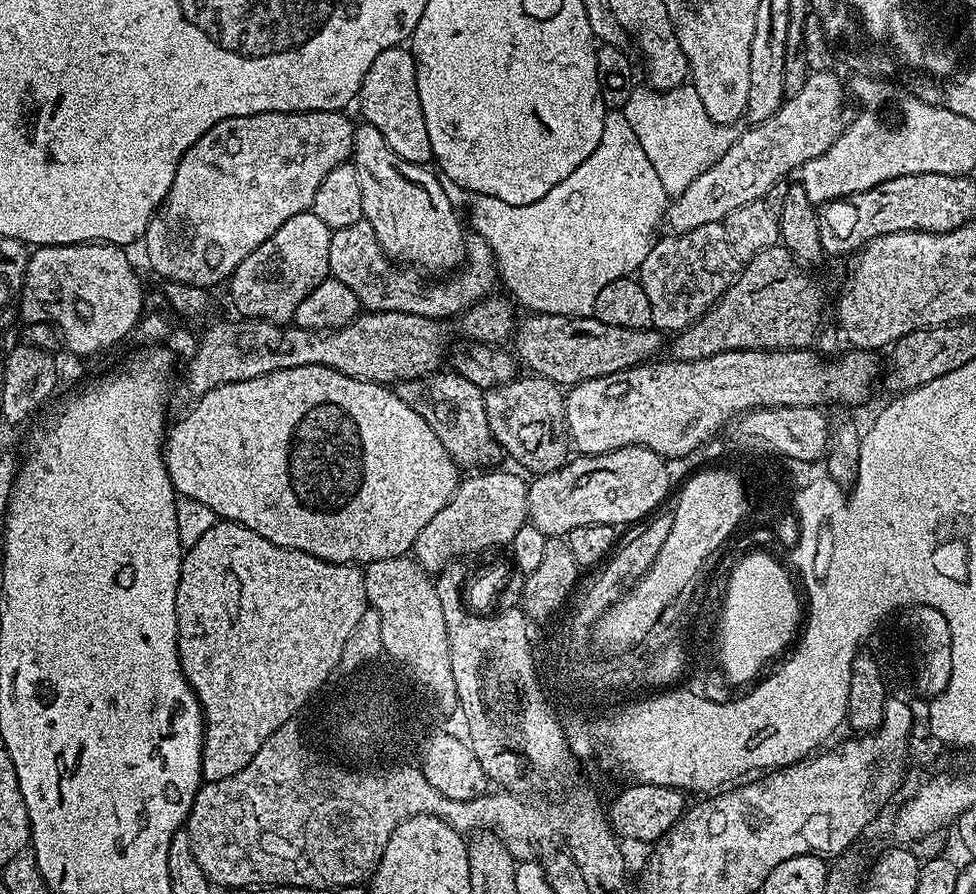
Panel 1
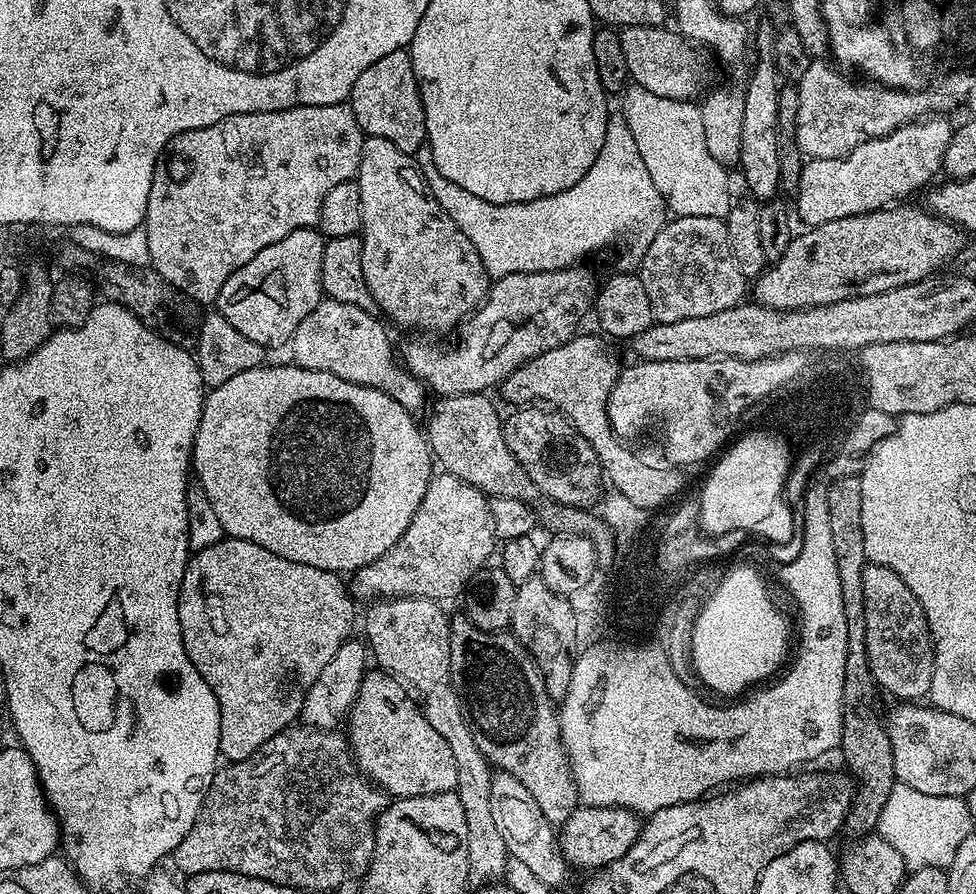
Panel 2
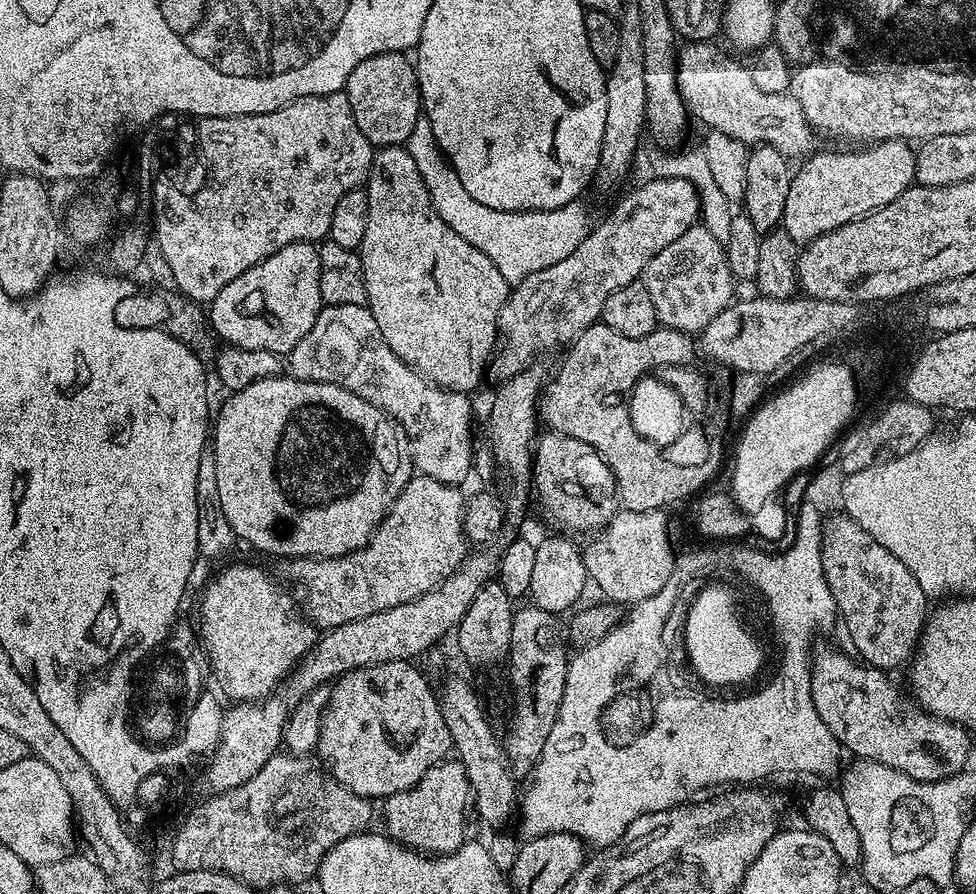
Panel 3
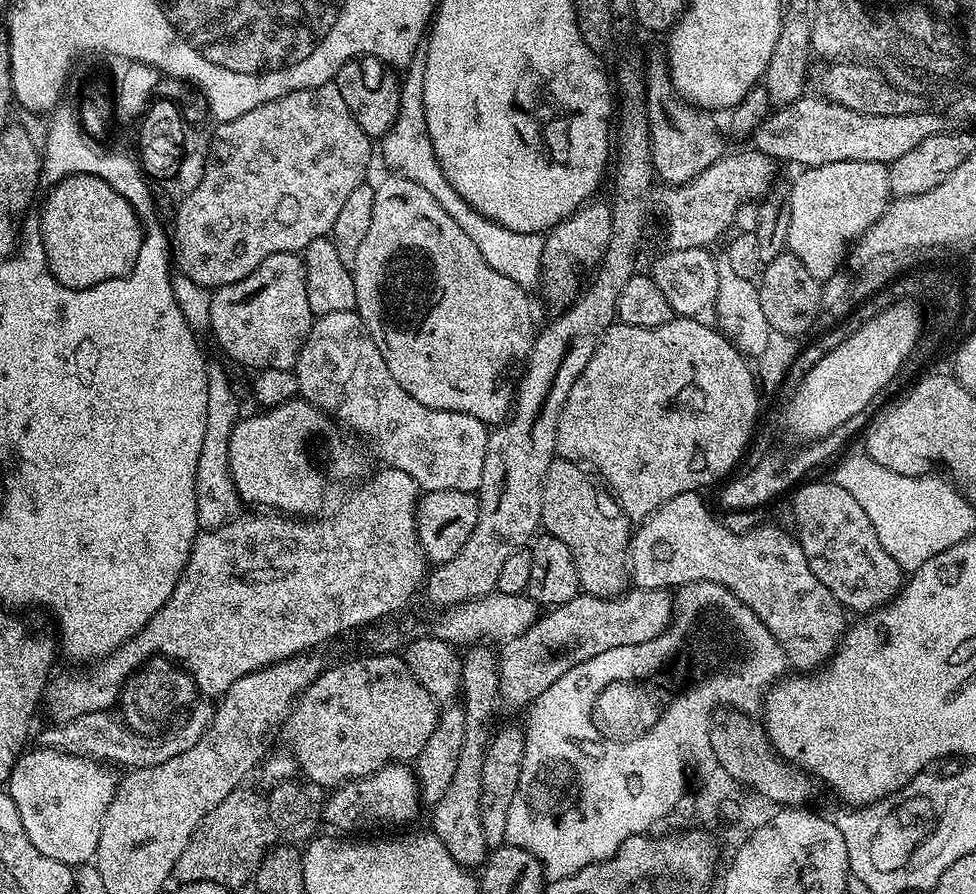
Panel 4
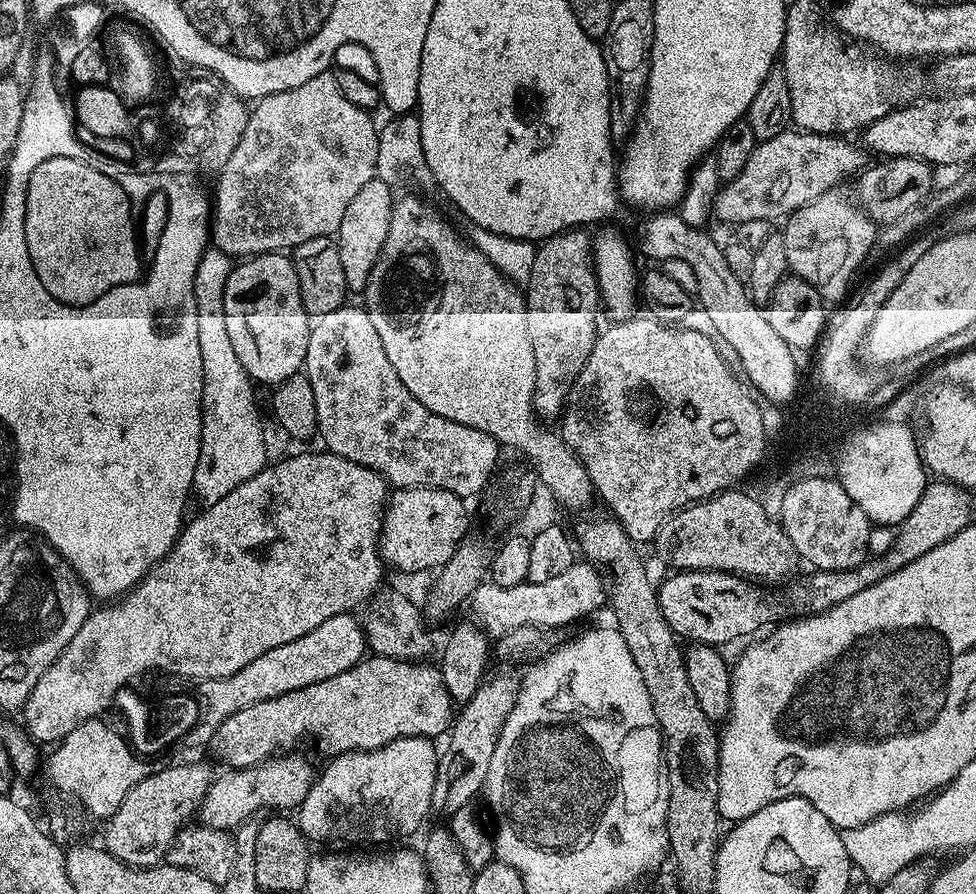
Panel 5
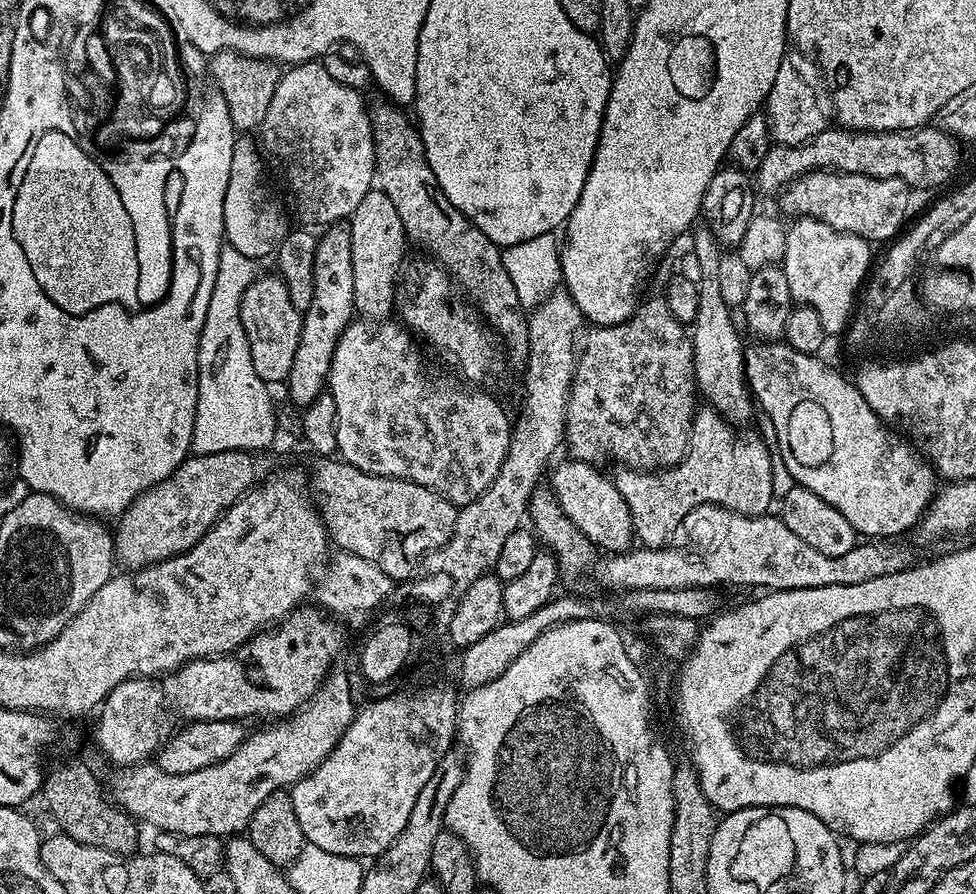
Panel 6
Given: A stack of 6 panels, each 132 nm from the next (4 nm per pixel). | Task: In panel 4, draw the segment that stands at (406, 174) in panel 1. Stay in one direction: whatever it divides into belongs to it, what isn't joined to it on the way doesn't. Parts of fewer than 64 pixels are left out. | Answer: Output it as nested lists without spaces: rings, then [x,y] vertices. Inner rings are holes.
[[[388,174],[381,184],[375,185],[375,189],[370,230],[366,230],[366,238],[362,238],[362,246],[358,246],[358,254],[350,266],[356,299],[354,310],[360,315],[366,330],[374,338],[374,346],[378,346],[382,358],[386,358],[386,366],[390,366],[390,374],[394,374],[394,382],[398,382],[398,386],[402,386],[402,390],[406,390],[410,398],[422,402],[422,406],[430,406],[439,412],[470,414],[489,426],[507,420],[509,412],[512,411],[516,386],[534,339],[529,293],[522,286],[518,286],[518,282],[510,282],[506,274],[498,274],[498,270],[494,270],[494,266],[490,266],[490,262],[482,258],[478,246],[474,246],[474,241],[460,229],[458,222],[454,222],[454,218],[450,218],[450,214],[446,214],[446,210],[442,210],[442,206],[434,202],[434,197],[428,191],[422,190],[422,186],[418,186],[418,182],[410,182],[410,178],[405,176]]]

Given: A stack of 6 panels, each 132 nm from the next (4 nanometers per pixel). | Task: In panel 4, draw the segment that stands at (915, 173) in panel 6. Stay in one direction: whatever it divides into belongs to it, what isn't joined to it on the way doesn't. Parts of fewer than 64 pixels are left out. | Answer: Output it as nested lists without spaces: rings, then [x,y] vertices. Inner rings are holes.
[[[749,150],[740,152],[737,156],[725,154],[721,160],[714,162],[710,170],[702,170],[690,182],[661,187],[660,212],[664,215],[664,245],[667,250],[690,250],[691,248],[708,248],[723,234],[729,231],[734,222],[734,214],[745,202],[756,202],[769,195],[772,179],[776,176],[777,161],[762,152]]]

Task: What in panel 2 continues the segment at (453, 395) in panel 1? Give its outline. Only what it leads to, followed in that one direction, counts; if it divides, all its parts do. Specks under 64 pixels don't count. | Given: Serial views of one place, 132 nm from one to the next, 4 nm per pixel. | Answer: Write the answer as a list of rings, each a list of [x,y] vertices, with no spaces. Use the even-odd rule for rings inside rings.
[[[475,392],[474,394],[462,394],[461,396],[442,396],[435,402],[432,413],[428,416],[428,428],[426,424],[426,439],[431,447],[432,454],[437,465],[440,464],[445,473],[450,476],[462,478],[470,486],[474,486],[485,496],[491,498],[518,498],[523,504],[535,505],[535,500],[541,499],[540,488],[534,486],[530,474],[522,470],[522,462],[510,454],[510,446],[506,446],[504,437],[504,420],[498,409],[492,405],[491,395]]]

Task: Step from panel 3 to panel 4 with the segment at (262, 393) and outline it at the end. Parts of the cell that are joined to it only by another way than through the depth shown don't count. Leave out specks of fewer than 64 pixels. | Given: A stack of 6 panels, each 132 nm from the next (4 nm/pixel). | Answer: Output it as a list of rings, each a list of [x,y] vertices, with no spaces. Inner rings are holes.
[[[297,398],[290,402],[282,402],[273,408],[256,410],[253,416],[247,416],[248,415],[245,415],[243,418],[236,421],[234,430],[230,434],[230,472],[234,478],[234,486],[238,490],[240,499],[245,505],[256,504],[252,506],[259,506],[264,510],[275,510],[277,513],[293,518],[312,518],[319,513],[316,511],[323,506],[324,491],[326,491],[331,484],[340,484],[343,480],[357,479],[356,481],[359,481],[361,477],[365,475],[364,456],[360,453],[359,446],[356,445],[357,437],[345,431],[337,421],[333,420],[332,417],[328,415],[328,413],[322,411],[318,406],[314,406],[309,400]]]

